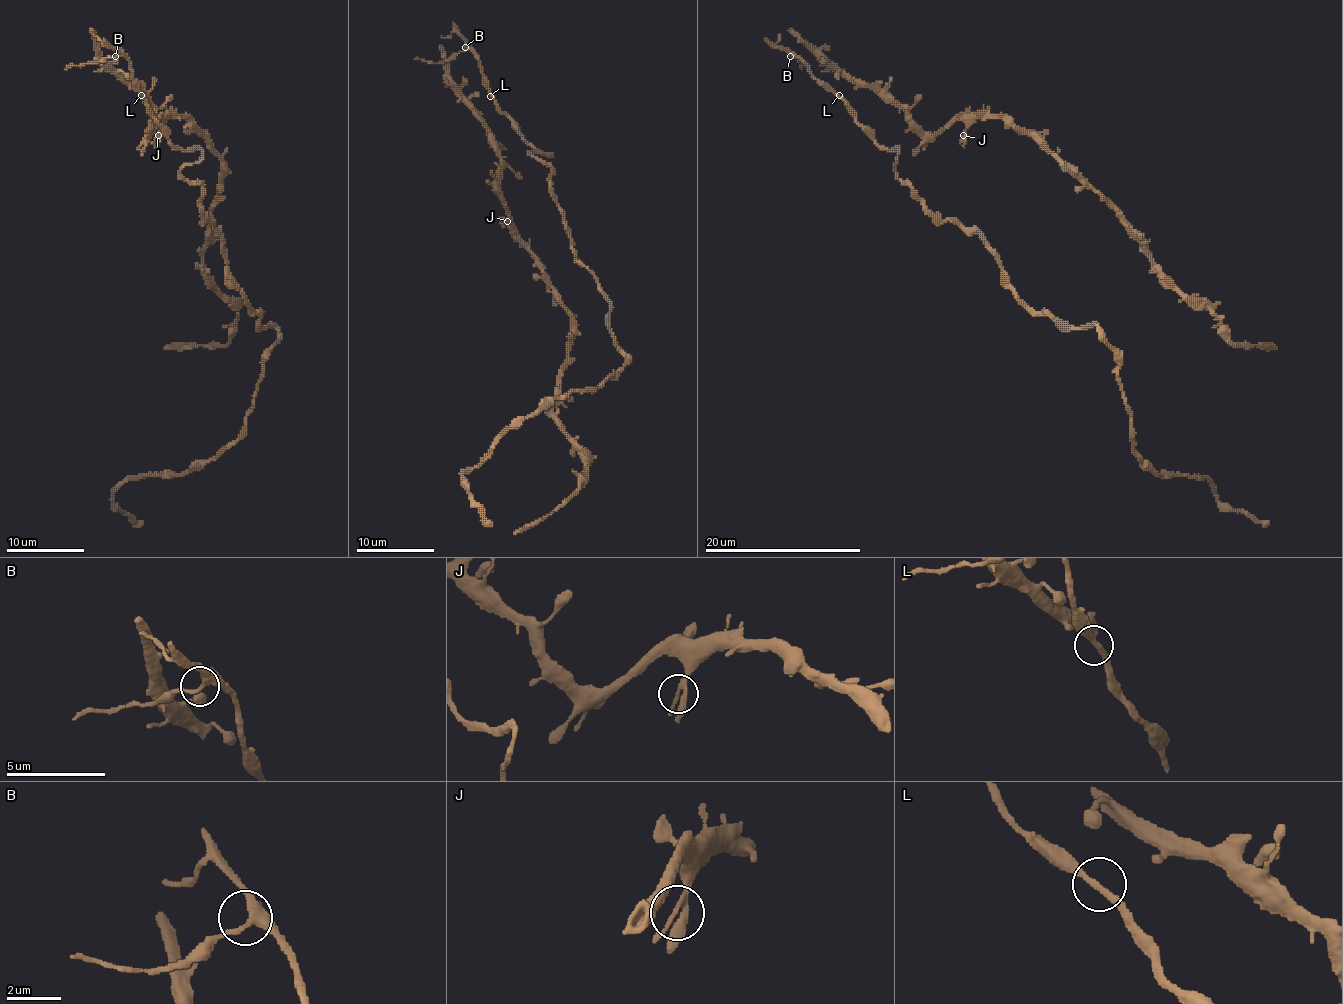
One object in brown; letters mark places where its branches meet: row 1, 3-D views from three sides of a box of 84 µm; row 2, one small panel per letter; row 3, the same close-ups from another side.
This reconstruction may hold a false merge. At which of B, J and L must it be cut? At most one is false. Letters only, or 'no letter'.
no letter

